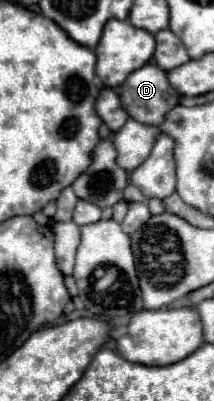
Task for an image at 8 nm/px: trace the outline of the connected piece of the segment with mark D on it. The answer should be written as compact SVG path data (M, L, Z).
M156 64L134 70L120 86L124 110L138 122L160 126L164 116L178 104L180 94L170 86L168 76Z

